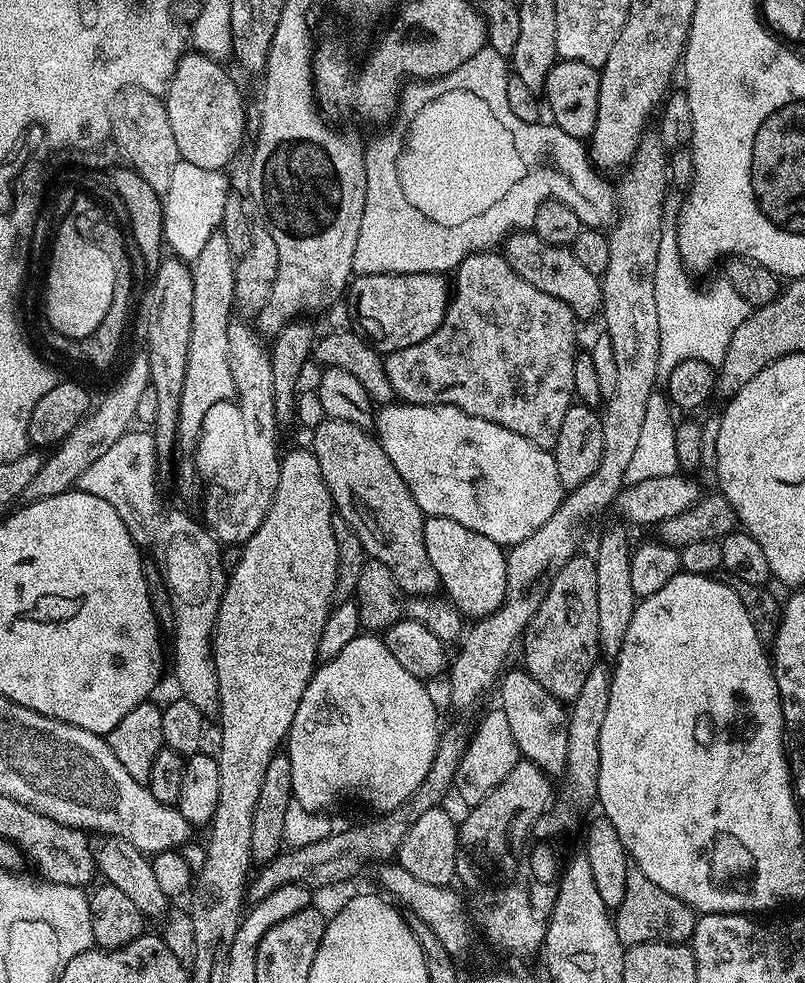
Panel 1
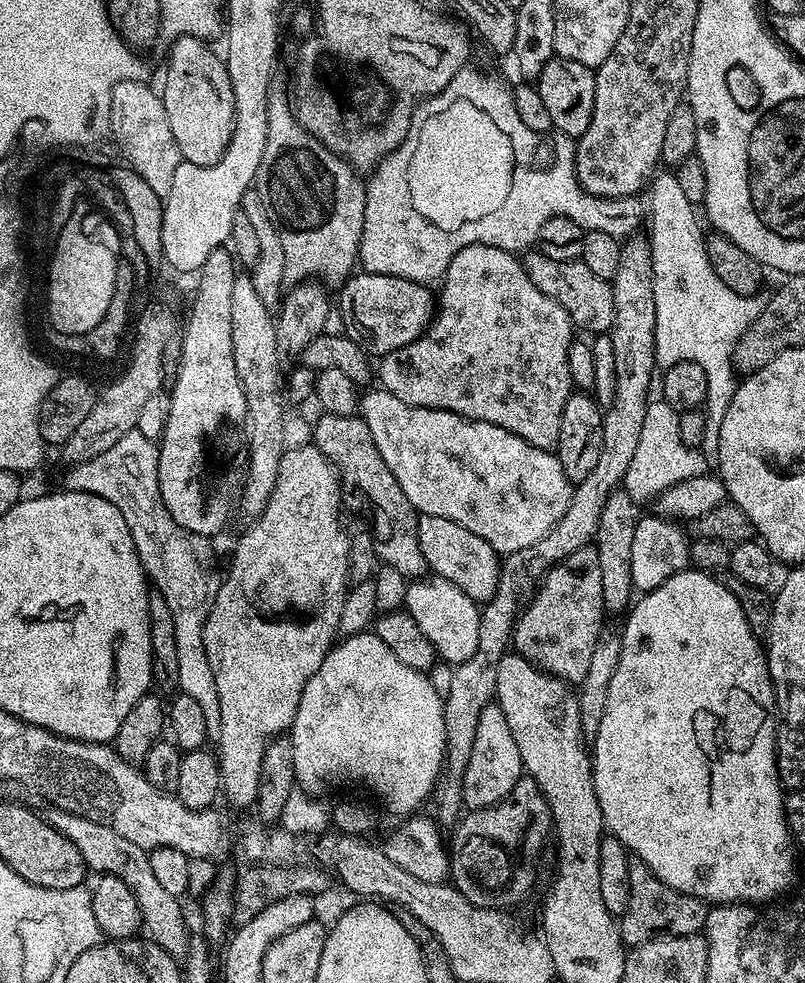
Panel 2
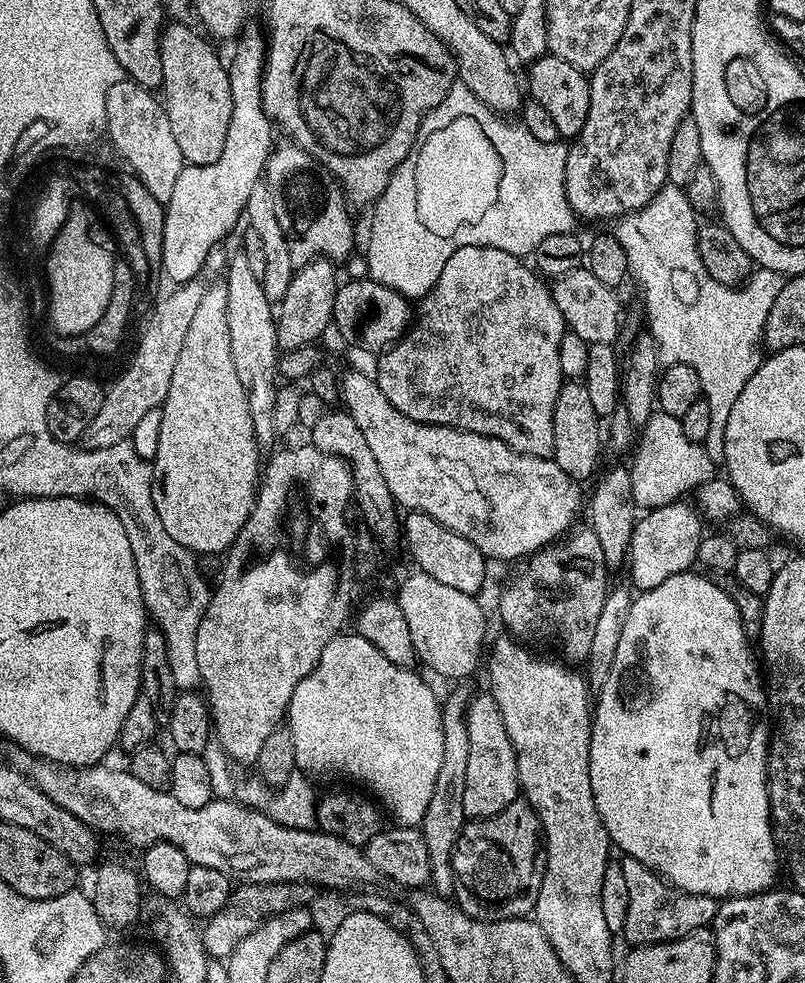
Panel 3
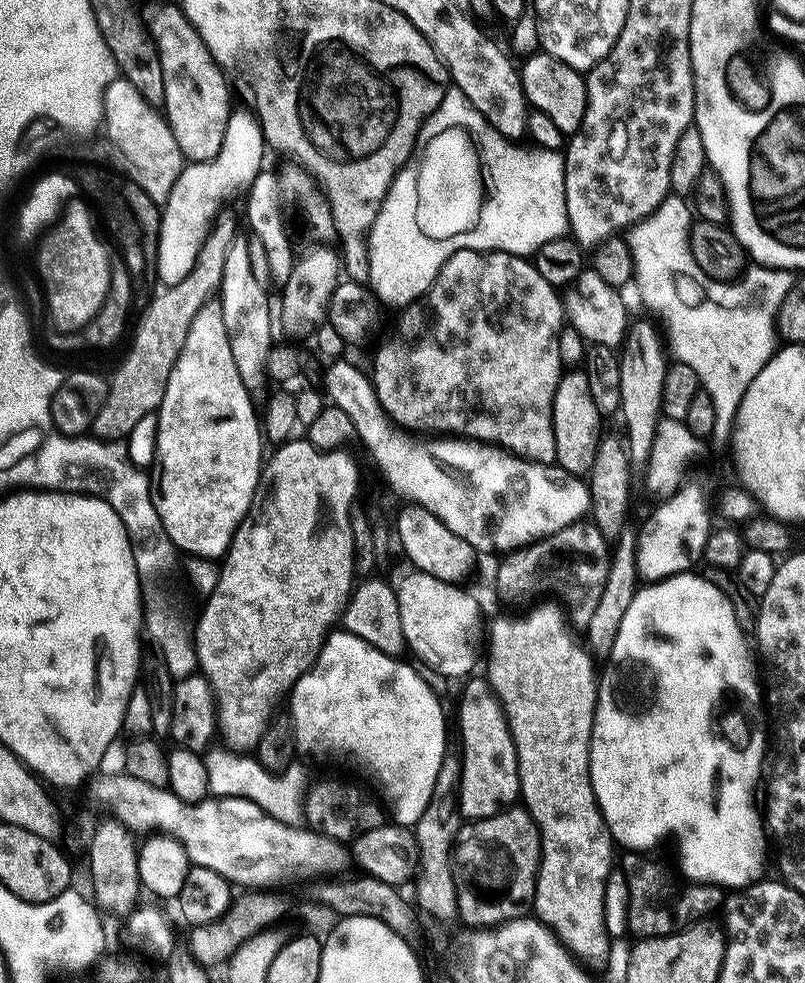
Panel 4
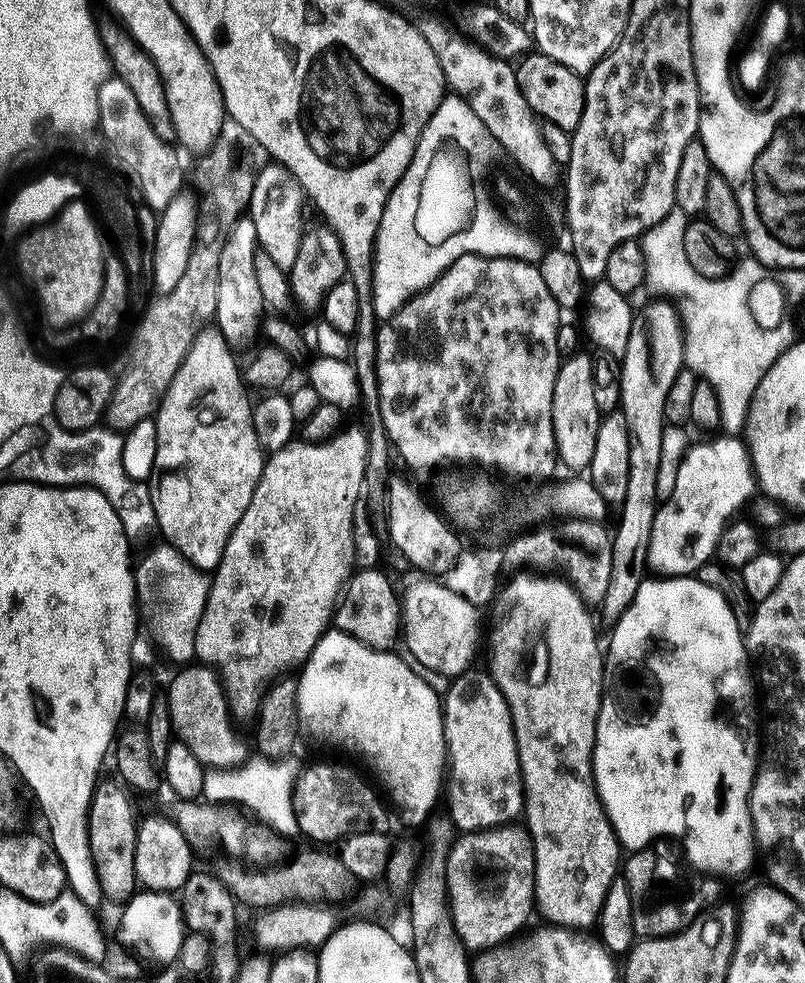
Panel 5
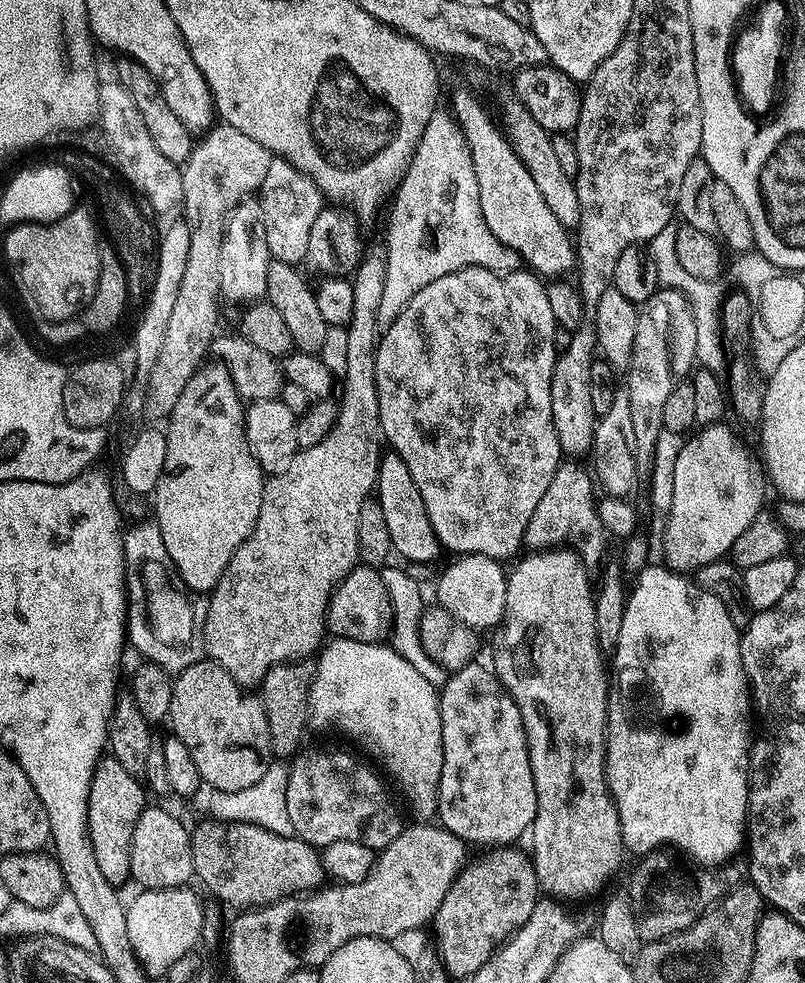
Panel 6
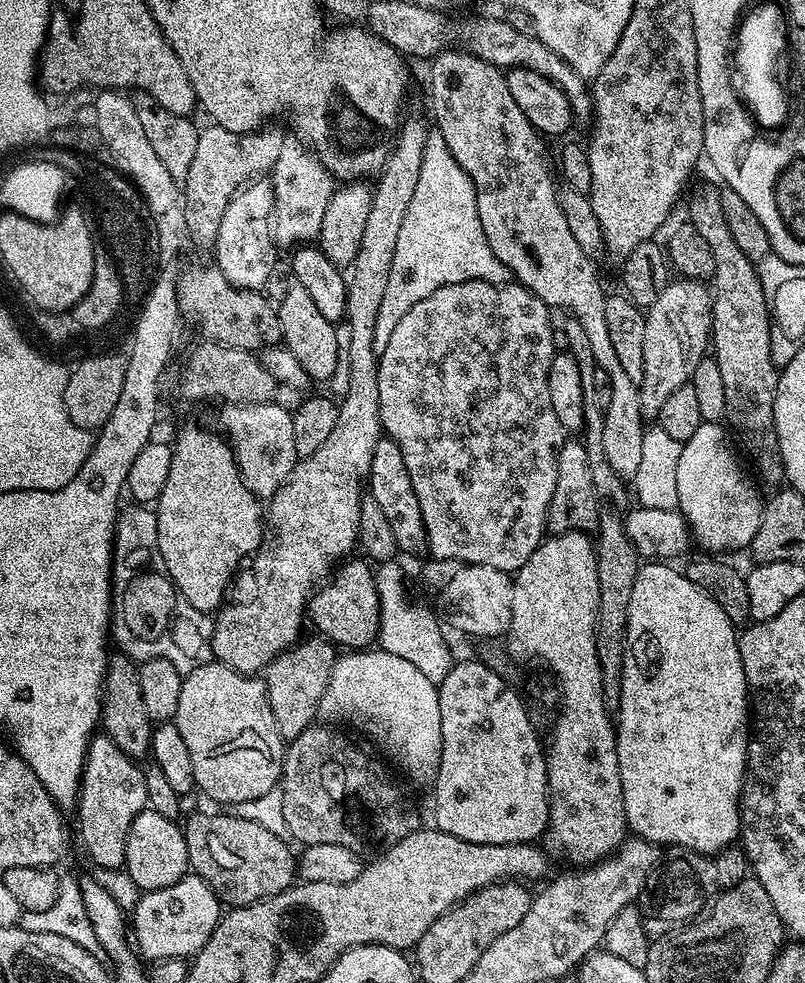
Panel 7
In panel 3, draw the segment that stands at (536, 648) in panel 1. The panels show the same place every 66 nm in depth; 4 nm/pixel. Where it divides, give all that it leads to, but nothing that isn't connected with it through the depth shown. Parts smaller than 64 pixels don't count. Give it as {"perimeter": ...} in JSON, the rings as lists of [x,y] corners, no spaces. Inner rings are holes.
{"perimeter":[[[584,526],[577,532],[569,531],[563,538],[548,544],[527,557],[528,565],[524,573],[516,580],[516,588],[508,588],[500,600],[500,616],[508,628],[532,628],[539,620],[548,620],[550,627],[556,631],[567,659],[587,661],[590,654],[590,644],[593,641],[594,626],[602,611],[603,603],[610,591],[608,576],[610,569],[606,566],[606,557],[602,554],[602,542],[598,542],[598,534],[594,534],[591,526]]]}

